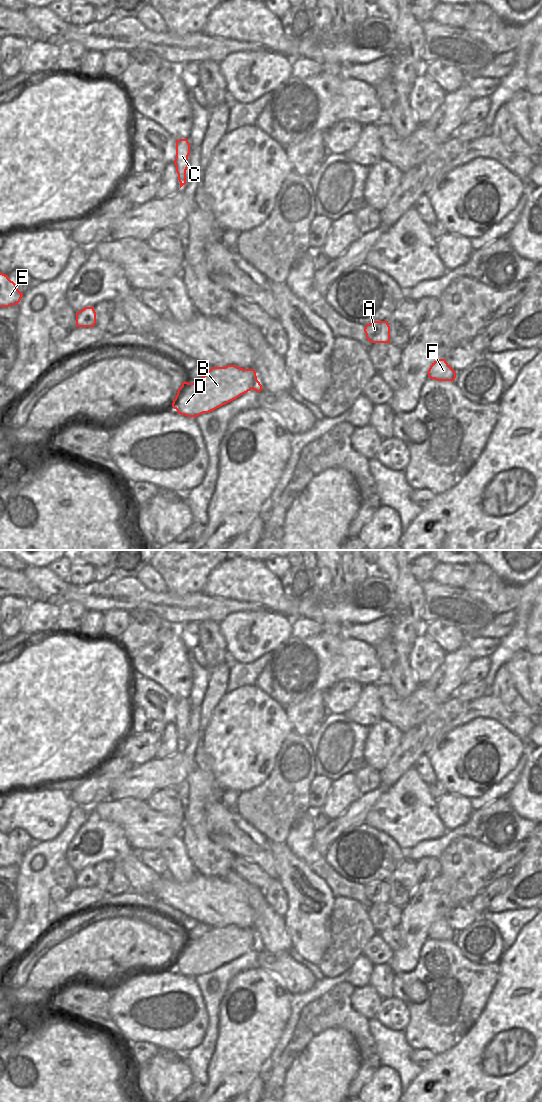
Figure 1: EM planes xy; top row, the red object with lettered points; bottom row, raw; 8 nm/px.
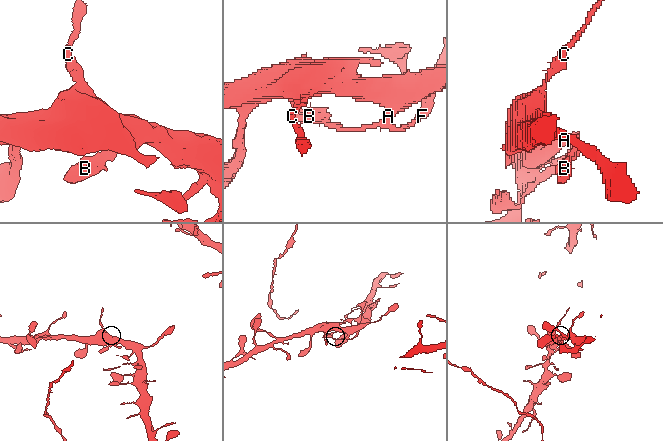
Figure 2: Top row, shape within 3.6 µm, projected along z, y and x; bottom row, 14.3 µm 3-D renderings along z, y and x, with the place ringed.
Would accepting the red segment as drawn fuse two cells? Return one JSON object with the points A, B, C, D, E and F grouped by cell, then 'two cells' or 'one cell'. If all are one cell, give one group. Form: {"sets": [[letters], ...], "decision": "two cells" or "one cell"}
{"sets": [["A", "B", "C", "D", "E", "F"]], "decision": "one cell"}

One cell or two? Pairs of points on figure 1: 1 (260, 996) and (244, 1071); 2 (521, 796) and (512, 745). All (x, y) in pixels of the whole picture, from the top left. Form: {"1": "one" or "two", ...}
{"1": "one", "2": "two"}

